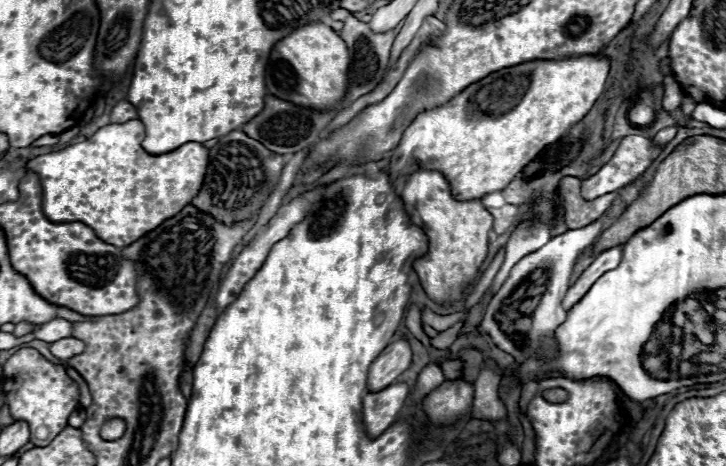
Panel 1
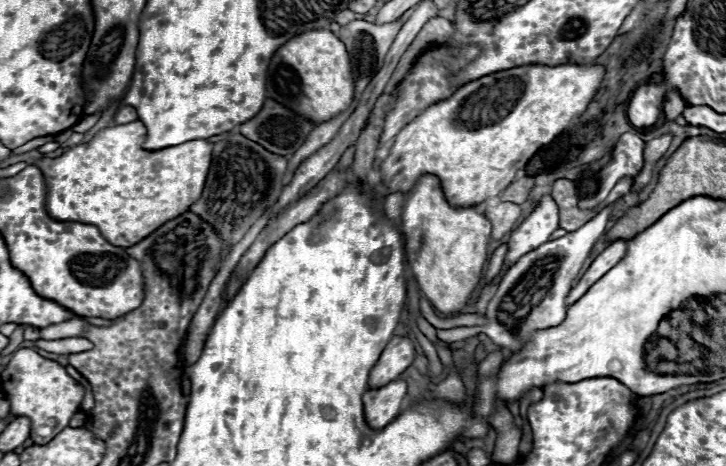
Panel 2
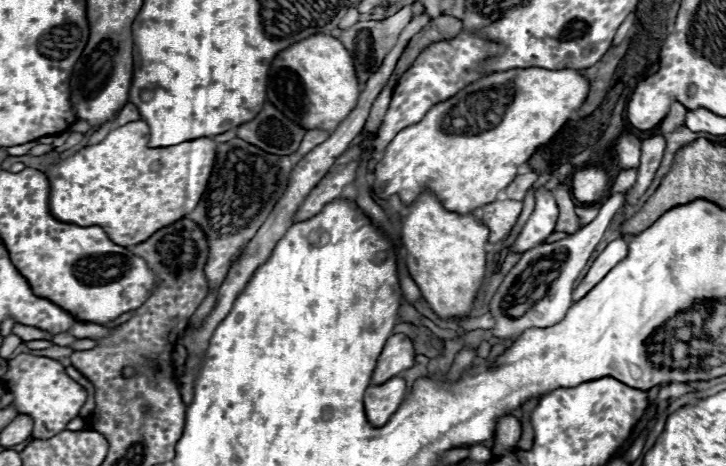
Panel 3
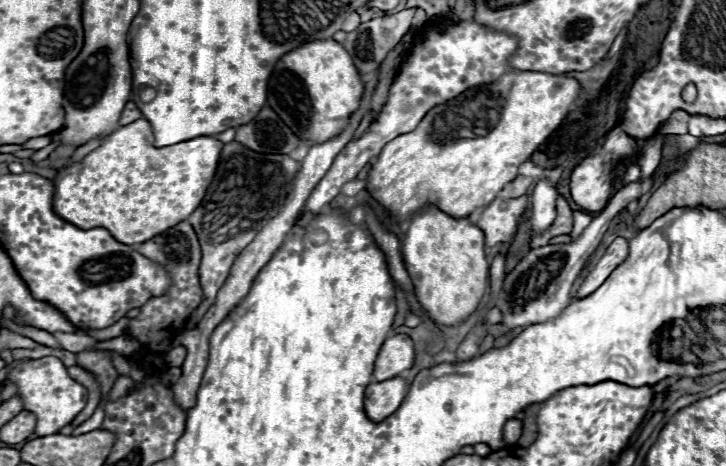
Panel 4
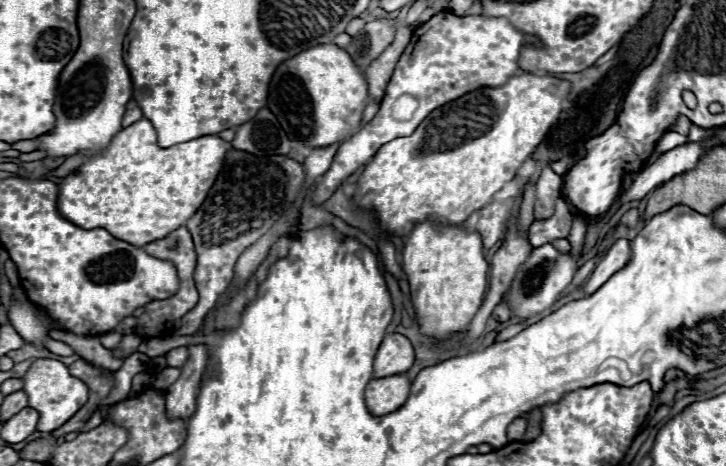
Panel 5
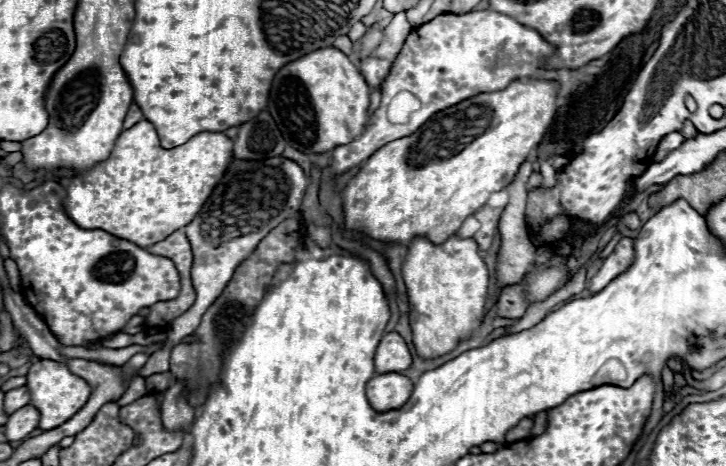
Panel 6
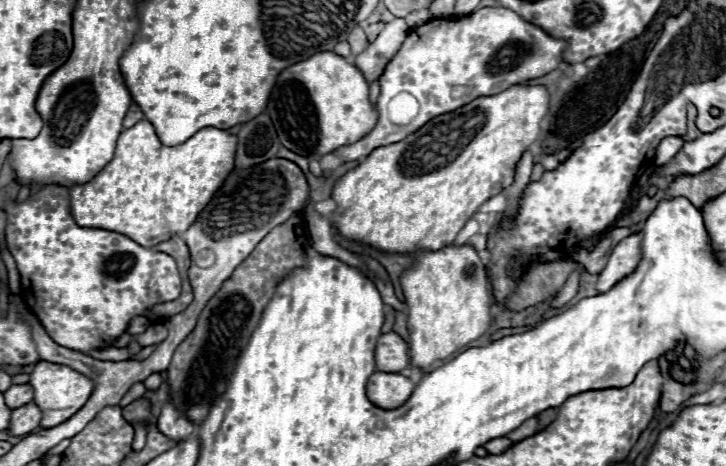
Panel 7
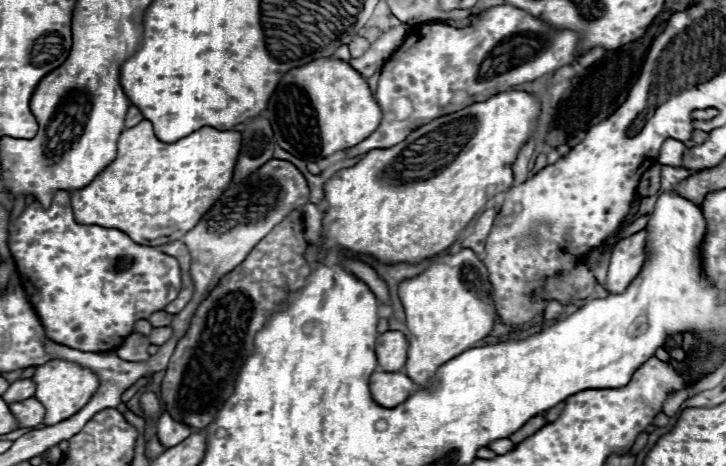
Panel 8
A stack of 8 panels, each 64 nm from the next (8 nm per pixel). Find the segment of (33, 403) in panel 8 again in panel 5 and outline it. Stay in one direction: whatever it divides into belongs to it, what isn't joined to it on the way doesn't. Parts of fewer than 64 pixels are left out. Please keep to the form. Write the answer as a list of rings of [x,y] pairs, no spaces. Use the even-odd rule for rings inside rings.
[[[24,408],[18,414],[14,414],[14,418],[8,418],[4,422],[2,438],[10,444],[22,442],[36,430],[36,424],[38,424],[38,412],[30,410],[30,408]]]

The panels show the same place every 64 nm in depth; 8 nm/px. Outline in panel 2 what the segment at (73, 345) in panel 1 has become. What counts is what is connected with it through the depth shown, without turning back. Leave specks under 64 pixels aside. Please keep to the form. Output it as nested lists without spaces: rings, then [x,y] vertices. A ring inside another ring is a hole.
[[[64,338],[64,340],[38,340],[34,342],[38,348],[54,354],[76,354],[92,348],[92,342],[86,338]]]

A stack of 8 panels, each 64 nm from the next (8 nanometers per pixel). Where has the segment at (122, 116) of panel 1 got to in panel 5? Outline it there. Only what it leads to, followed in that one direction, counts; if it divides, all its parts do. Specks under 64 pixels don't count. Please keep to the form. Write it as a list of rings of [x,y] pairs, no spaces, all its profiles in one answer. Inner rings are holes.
[[[130,100],[130,102],[128,102],[128,106],[126,106],[124,120],[122,120],[122,128],[126,128],[126,126],[130,126],[130,124],[138,122],[140,118],[142,118],[142,110],[138,108],[138,104],[136,104],[134,100]]]

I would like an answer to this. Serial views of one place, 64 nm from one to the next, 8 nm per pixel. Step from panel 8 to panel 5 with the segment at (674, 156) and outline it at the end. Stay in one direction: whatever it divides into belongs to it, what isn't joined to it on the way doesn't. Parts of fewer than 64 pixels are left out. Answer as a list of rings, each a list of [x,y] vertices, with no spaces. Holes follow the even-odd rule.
[[[666,132],[656,144],[656,152],[658,152],[658,156],[662,156],[666,150],[672,150],[672,148],[682,146],[686,142],[688,142],[688,136],[682,136],[678,132]]]

